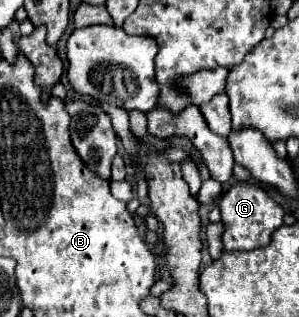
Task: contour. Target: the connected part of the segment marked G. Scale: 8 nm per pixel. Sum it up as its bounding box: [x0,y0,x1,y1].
[219,183,283,251]

